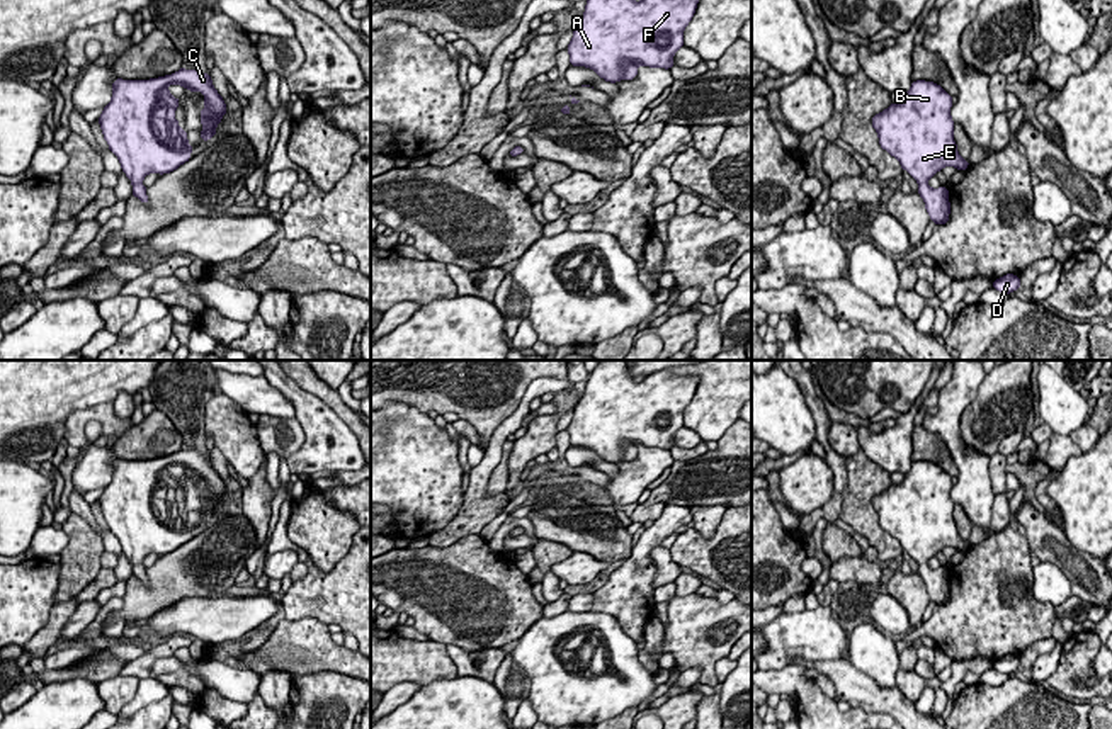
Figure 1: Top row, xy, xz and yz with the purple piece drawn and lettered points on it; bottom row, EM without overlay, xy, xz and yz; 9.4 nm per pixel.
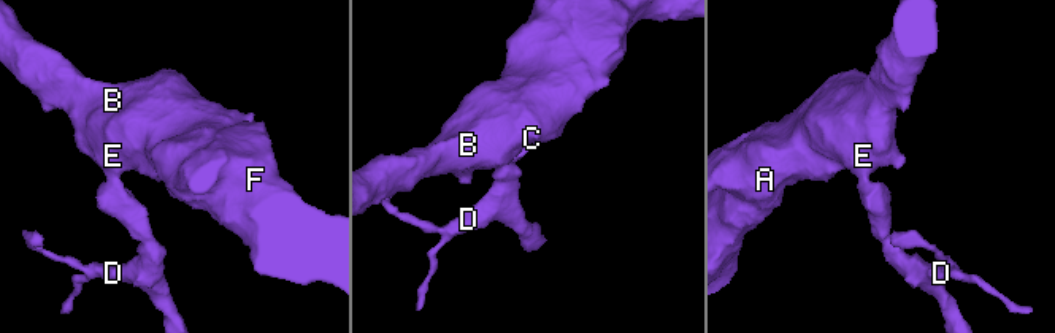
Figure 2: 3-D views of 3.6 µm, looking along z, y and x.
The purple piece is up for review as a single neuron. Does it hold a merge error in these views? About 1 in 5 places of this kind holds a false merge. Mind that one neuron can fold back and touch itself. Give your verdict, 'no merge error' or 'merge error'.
no merge error

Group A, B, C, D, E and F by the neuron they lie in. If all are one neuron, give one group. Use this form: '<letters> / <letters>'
A B C D E F

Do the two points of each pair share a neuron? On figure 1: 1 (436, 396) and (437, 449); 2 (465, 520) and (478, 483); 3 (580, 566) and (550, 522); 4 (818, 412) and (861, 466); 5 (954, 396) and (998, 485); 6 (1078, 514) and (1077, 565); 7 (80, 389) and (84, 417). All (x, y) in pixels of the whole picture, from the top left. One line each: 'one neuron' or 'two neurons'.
1: two neurons
2: one neuron
3: two neurons
4: two neurons
5: two neurons
6: two neurons
7: two neurons

